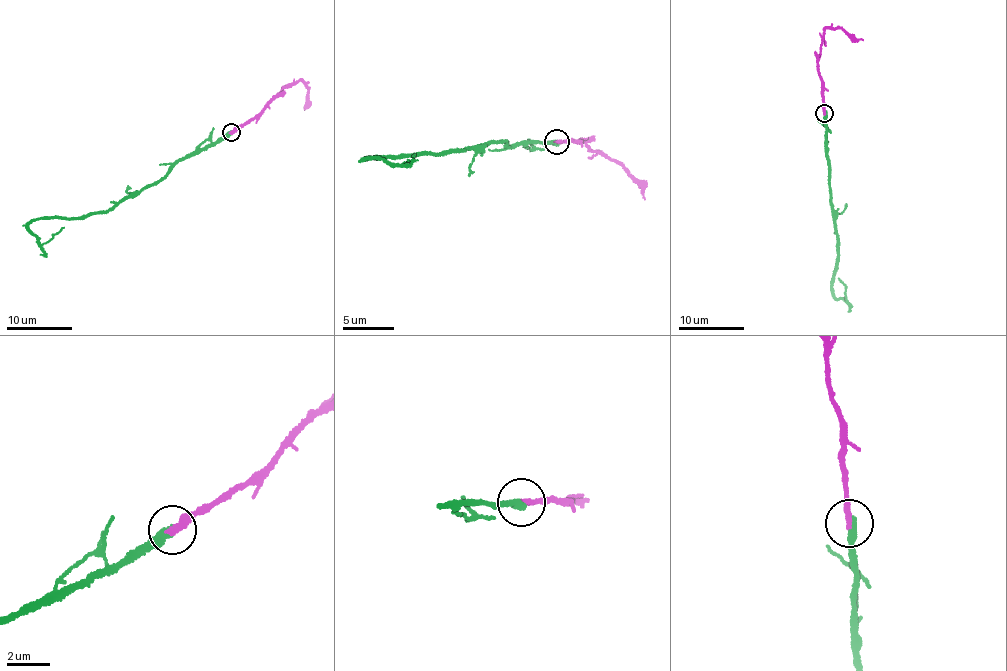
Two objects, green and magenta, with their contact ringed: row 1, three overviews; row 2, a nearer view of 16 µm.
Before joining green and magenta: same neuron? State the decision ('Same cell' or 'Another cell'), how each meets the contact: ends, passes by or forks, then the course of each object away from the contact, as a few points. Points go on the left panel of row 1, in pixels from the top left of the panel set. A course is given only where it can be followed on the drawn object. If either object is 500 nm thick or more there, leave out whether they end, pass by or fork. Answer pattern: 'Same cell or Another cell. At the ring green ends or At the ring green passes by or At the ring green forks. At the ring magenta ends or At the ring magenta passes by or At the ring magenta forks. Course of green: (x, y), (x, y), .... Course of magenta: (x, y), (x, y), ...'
Same cell. At the ring green ends. At the ring magenta ends. Course of green: (231, 132), (189, 154), (107, 210), (76, 218), (46, 216), (28, 227), (42, 243), (64, 227). Course of magenta: (231, 132), (255, 116), (281, 90), (301, 80), (308, 90), (304, 110)

